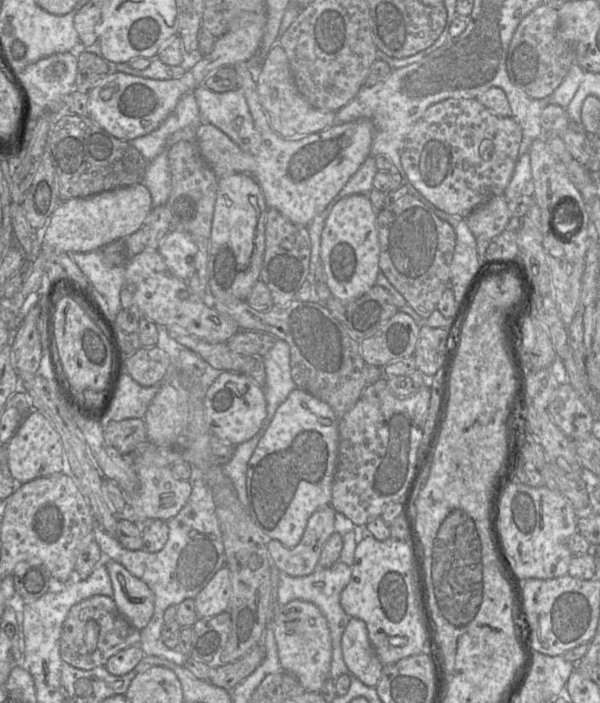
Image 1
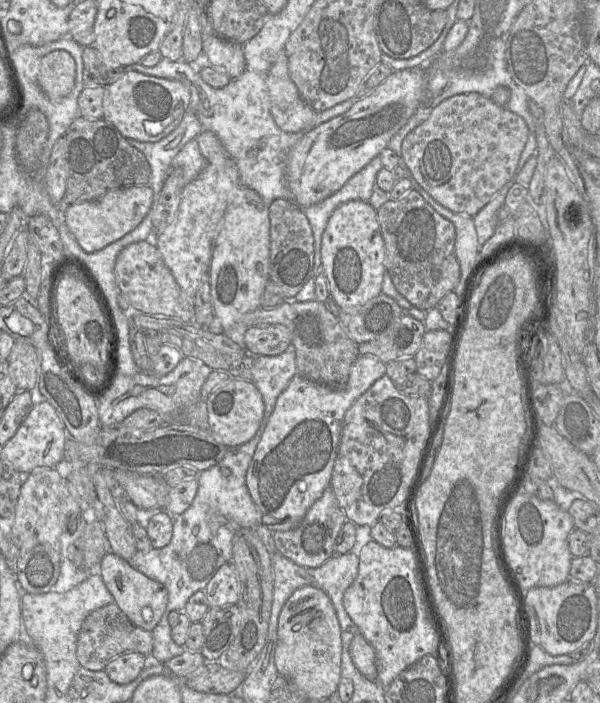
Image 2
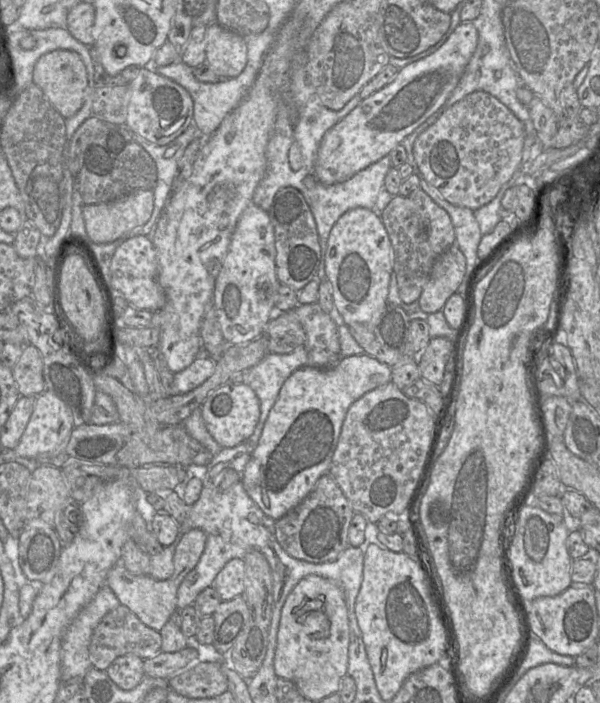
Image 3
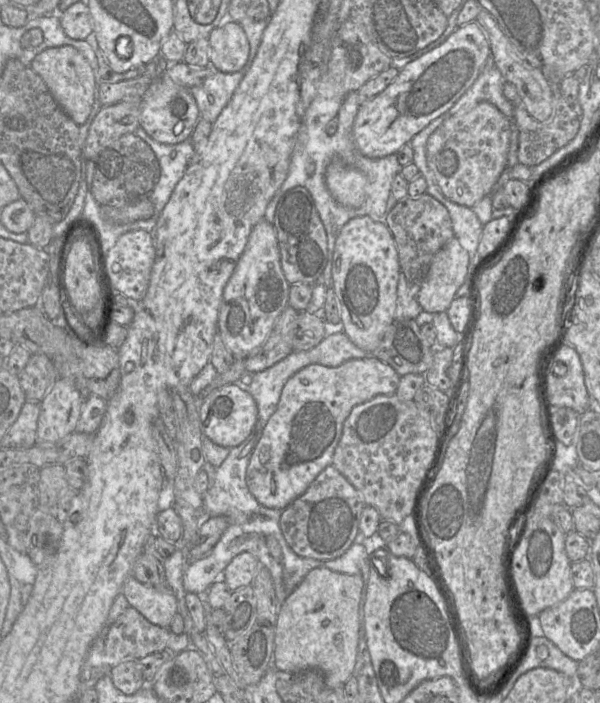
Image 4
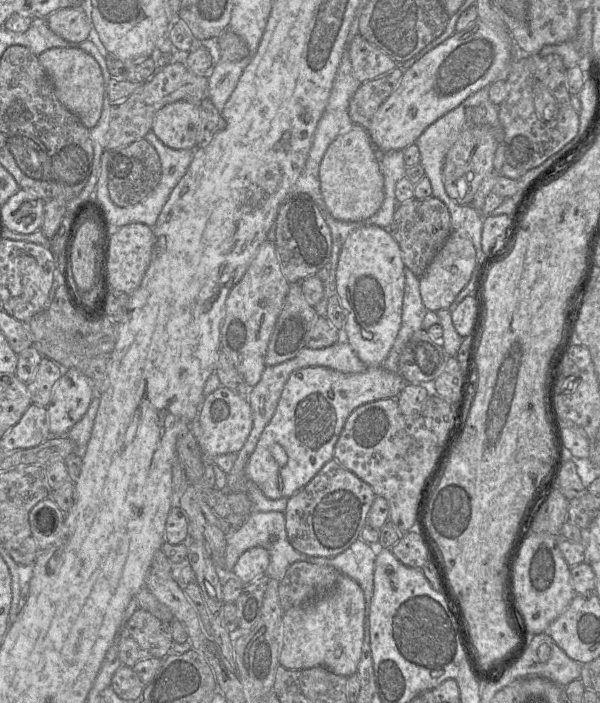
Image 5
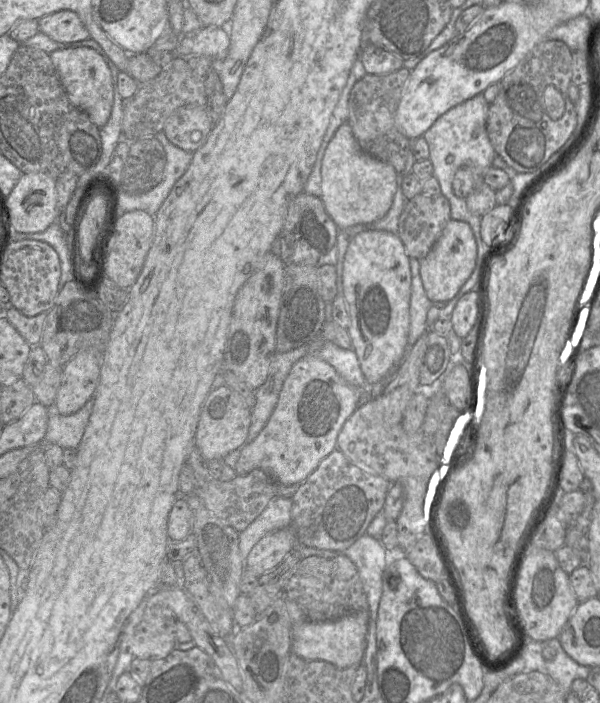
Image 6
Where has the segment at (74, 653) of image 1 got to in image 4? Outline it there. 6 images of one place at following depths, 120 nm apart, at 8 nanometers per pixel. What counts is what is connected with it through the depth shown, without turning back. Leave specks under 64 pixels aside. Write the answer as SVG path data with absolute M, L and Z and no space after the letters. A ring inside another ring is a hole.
M131 606L111 625L106 625L105 663L115 667L121 662L138 661L167 650L170 630L149 622Z

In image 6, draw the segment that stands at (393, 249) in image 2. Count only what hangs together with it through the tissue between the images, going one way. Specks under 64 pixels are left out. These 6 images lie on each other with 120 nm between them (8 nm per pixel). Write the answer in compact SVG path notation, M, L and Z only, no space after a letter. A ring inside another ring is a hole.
M418 194L406 200L397 235L410 258L423 260L450 221L450 203L442 194Z

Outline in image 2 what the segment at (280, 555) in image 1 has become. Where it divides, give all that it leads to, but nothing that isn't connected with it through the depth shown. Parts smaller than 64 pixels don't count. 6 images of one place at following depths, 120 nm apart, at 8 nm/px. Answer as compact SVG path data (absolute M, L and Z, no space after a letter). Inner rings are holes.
M328 486L295 528L273 533L275 548L299 566L319 567L334 555L335 540L346 520L331 486Z

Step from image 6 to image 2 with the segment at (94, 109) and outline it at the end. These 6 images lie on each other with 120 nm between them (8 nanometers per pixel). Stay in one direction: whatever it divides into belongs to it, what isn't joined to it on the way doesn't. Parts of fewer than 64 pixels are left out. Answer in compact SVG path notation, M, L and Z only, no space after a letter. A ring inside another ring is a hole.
M54 50L42 58L38 84L52 102L62 101L75 84L76 64L70 53Z

